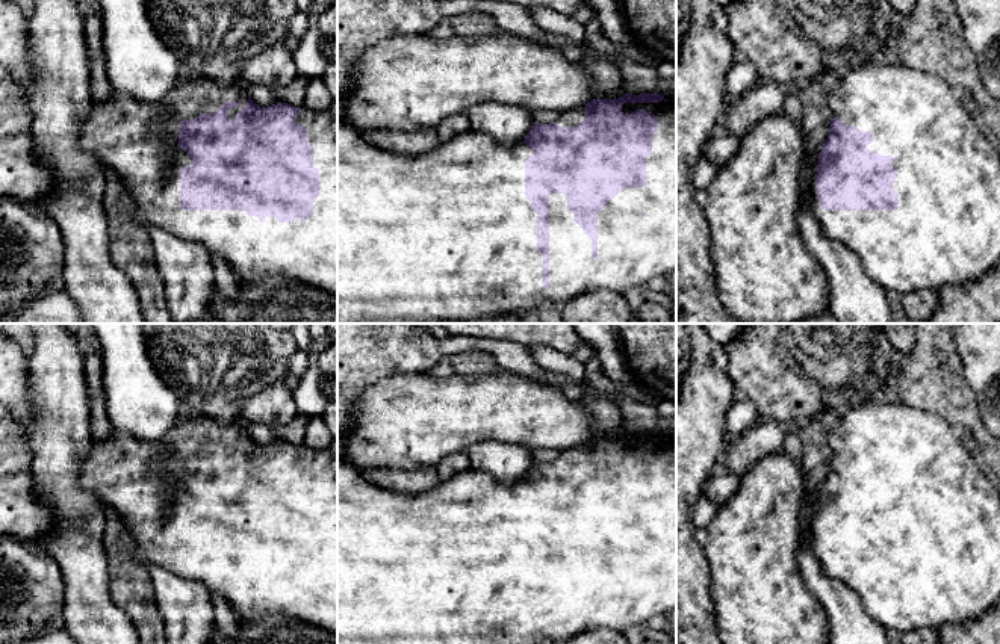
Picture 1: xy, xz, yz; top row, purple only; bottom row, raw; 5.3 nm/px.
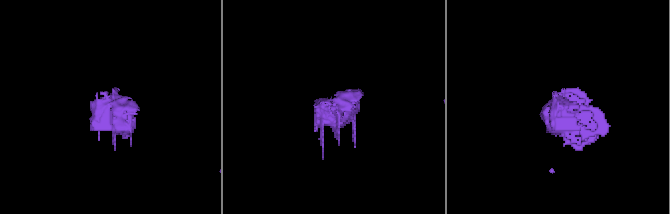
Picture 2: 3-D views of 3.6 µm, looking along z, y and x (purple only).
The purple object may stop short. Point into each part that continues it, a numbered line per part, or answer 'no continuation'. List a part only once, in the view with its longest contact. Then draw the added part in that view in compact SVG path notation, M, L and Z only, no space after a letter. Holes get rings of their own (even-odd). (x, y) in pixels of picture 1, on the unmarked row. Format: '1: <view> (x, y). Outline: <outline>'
1: xz (453, 564). Outline: M664 434L660 441L623 441L622 452L631 454L644 447L658 455L658 470L652 473L652 493L646 497L646 523L623 526L598 552L598 596L592 596L592 576L573 559L567 547L566 532L549 534L549 626L543 626L543 594L537 590L537 552L531 538L525 535L525 497L531 487L520 481L502 485L487 472L469 470L440 481L434 488L407 494L386 490L368 482L359 469L345 463L337 454L337 644L563 644L569 638L596 630L610 629L625 632L628 627L644 626L652 617L667 614L676 608L676 434Z

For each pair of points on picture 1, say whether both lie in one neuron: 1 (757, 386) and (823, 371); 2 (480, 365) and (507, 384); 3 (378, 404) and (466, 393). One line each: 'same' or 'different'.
1: same
2: different
3: same

